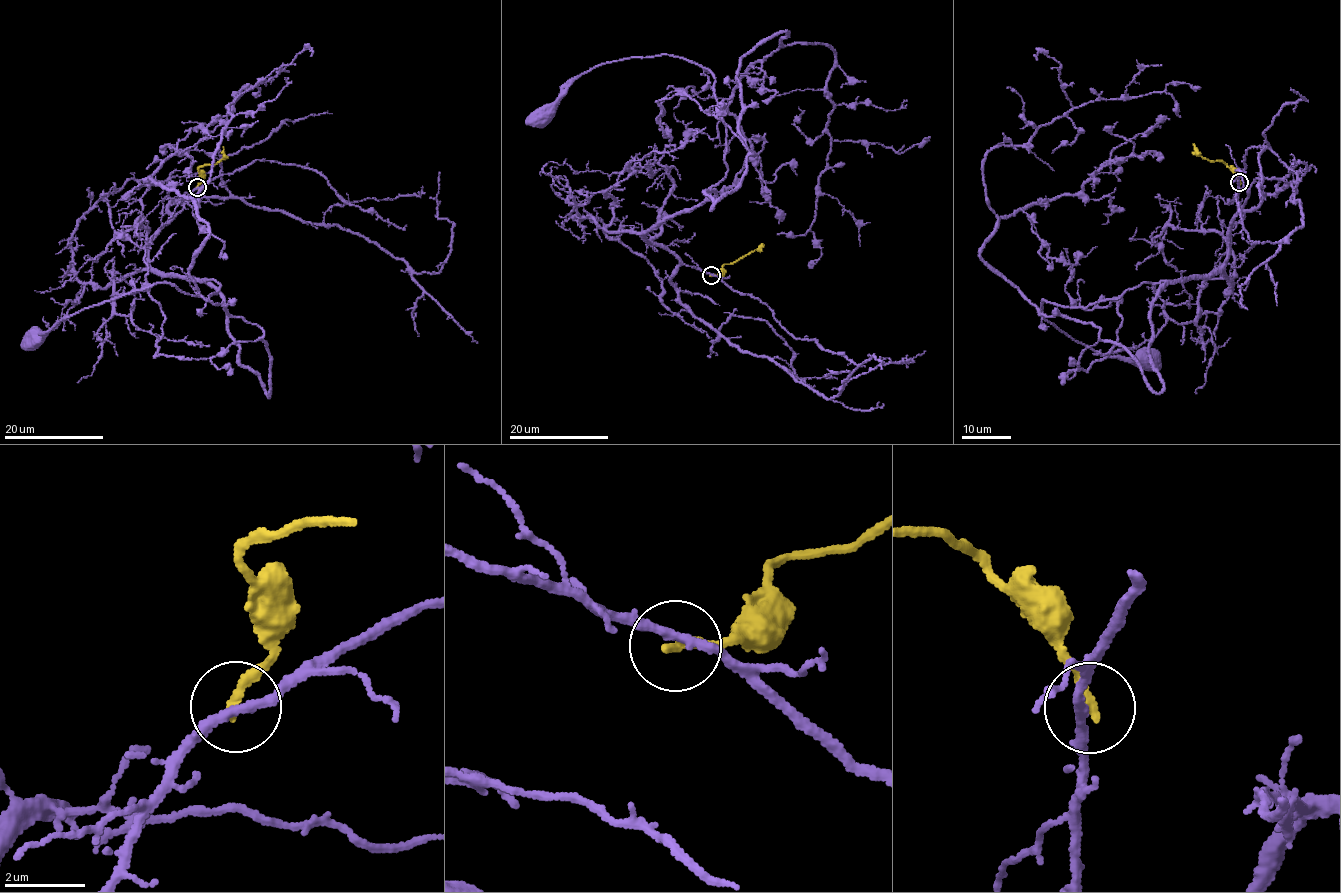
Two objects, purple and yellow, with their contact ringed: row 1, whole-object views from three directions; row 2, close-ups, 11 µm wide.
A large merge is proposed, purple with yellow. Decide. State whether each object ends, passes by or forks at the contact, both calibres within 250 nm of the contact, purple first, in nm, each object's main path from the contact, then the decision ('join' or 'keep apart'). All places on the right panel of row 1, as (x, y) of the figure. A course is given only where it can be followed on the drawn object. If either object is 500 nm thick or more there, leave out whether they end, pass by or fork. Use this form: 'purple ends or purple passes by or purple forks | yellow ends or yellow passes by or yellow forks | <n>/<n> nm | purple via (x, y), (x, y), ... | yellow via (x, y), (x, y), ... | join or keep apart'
purple passes by | yellow ends | 220/260 nm | purple via (1239, 183), (1218, 269), (1190, 280), (1146, 281), (1086, 308), (1042, 301), (1044, 318), (1092, 349), (1146, 354) | yellow via (1239, 182), (1225, 164), (1203, 157), (1193, 143) | keep apart

